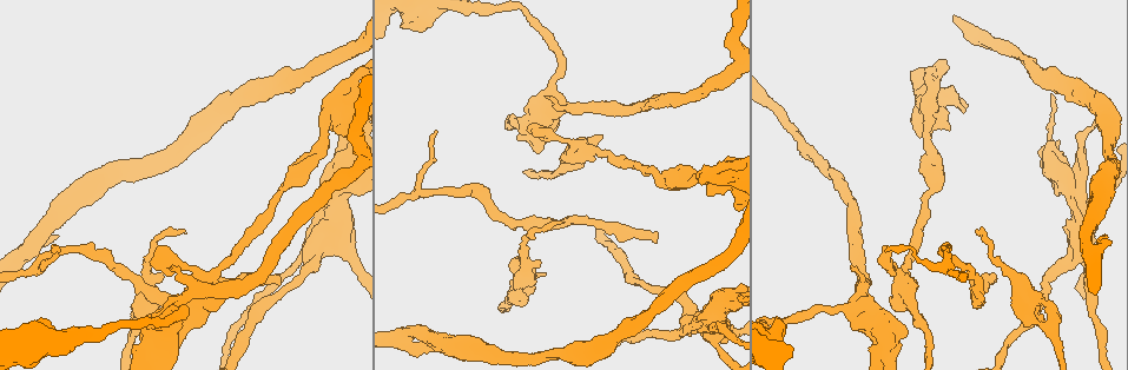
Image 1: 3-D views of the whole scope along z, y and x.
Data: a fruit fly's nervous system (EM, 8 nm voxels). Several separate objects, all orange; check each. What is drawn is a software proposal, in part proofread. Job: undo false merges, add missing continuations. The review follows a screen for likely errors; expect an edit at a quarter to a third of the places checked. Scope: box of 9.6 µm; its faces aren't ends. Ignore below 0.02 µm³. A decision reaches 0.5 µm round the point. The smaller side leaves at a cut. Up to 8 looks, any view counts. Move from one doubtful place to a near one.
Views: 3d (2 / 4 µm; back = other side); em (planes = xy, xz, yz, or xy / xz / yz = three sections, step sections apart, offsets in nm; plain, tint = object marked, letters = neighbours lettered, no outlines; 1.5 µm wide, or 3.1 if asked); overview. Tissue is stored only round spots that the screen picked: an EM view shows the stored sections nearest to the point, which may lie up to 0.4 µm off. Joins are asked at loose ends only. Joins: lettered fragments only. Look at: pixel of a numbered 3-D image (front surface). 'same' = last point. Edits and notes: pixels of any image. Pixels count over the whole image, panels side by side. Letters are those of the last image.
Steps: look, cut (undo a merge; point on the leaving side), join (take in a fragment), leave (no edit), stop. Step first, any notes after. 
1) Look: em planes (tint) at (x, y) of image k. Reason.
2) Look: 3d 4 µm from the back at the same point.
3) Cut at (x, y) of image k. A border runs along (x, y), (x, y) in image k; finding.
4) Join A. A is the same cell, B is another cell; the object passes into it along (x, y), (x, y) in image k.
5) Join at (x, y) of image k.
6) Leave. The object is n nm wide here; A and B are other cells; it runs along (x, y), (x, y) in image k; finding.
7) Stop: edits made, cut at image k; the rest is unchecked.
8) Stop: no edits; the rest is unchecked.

Look: 3d 4 µm from the back at (279, 276) of image 1. Free end.

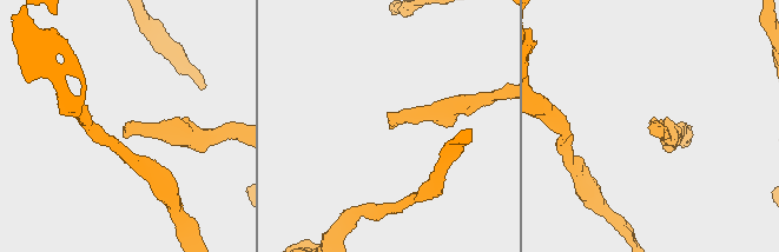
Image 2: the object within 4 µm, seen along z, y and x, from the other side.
Look: em planes (letters) at (127, 126) of image 2.

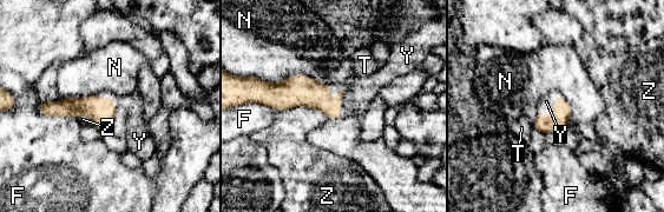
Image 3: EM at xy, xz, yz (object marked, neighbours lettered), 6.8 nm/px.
Join Y. Y is the same cell, F, N, T and Z are other cells; the object passes into it along (303, 91), (340, 91), (362, 91) in image 3; it goes on there.

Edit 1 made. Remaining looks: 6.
Look: overview.

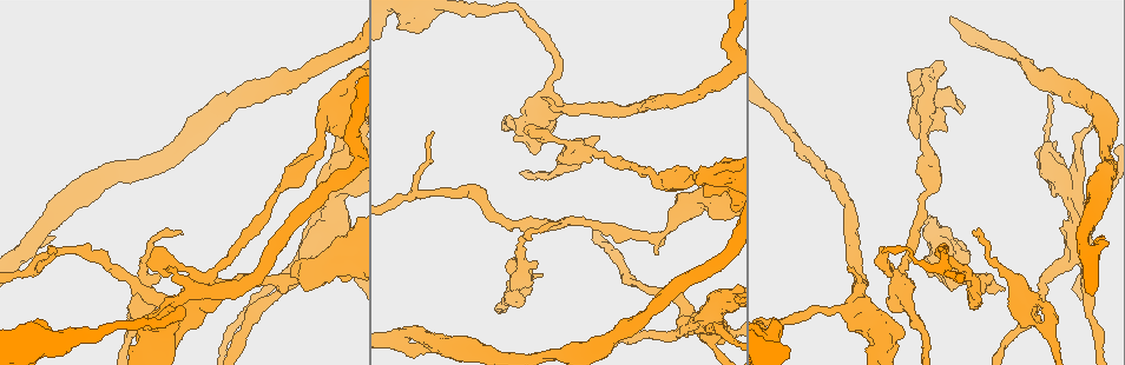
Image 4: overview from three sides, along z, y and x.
Look: em xy step 4 (tint) at (929, 108) of image 4. Abrupt turn.

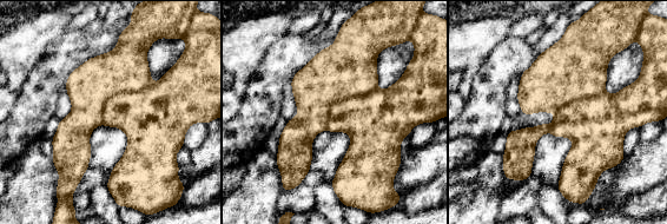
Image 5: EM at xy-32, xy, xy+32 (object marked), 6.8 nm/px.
Look: em planes (letters) at the same point.

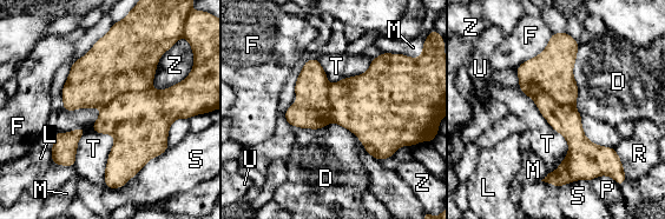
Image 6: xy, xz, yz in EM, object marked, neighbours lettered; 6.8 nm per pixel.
Cut at (552, 70) of image 6. D, F, L, M, P, R, S, T, U and Z are other cells; a border runs along (529, 84), (573, 106) in image 6; a second neuron is stuck on.

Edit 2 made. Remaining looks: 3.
Look: 3d 4 µm at (557, 223) of image 4. Free end.

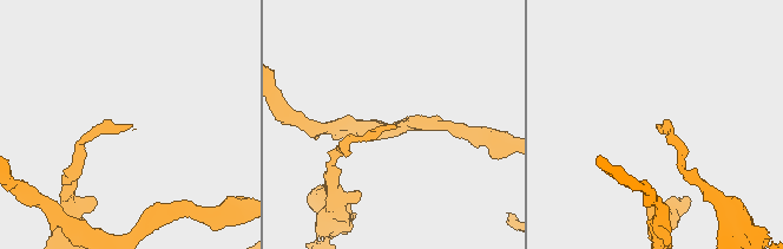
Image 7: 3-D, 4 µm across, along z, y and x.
Look: em planes (plain) at (130, 124) of image 7. Shape alone is not enough.

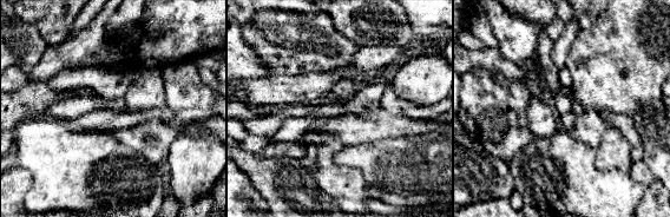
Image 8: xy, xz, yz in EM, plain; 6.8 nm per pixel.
Look: em planes (letters) at the same point. See the neighbours.

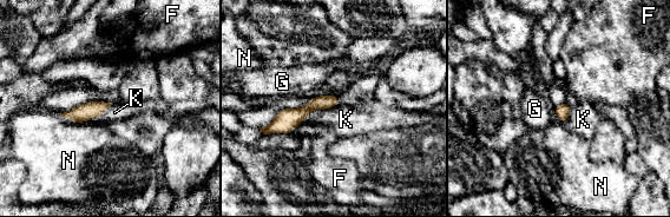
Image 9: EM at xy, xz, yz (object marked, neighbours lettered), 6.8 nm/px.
Leave. The object is 100 nm wide here; F, G, K and N are other cells; a border runs along (113, 104), (87, 122) in image 9; none of them fits.

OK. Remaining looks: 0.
Stop: edits made, join at image 3, cut at image 6; the rest is unchecked.

